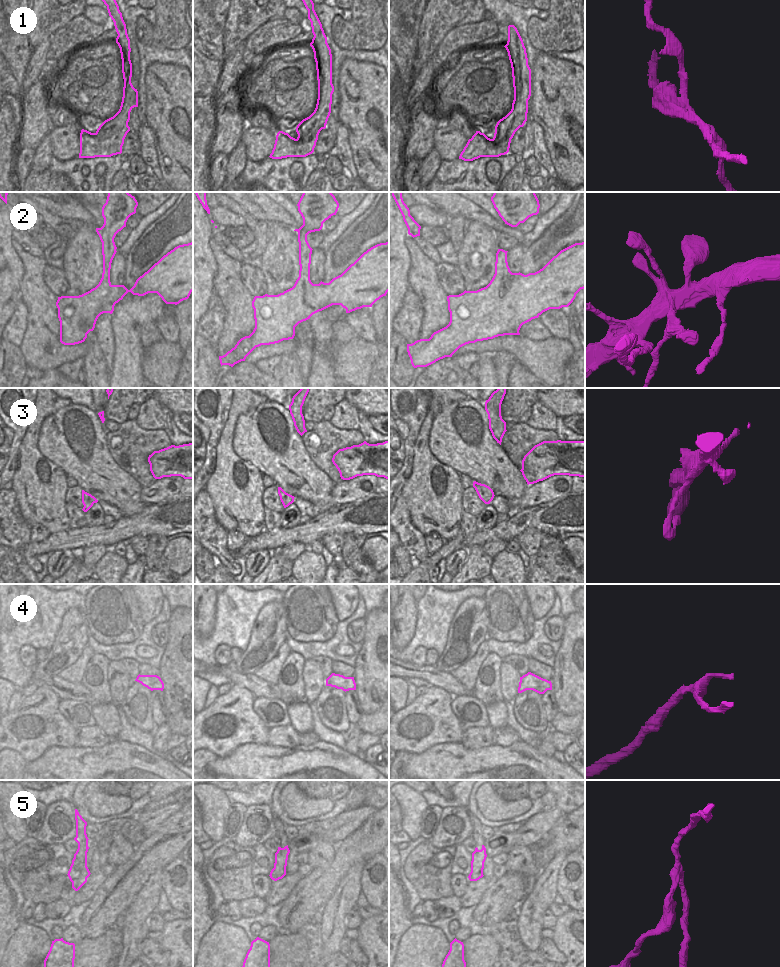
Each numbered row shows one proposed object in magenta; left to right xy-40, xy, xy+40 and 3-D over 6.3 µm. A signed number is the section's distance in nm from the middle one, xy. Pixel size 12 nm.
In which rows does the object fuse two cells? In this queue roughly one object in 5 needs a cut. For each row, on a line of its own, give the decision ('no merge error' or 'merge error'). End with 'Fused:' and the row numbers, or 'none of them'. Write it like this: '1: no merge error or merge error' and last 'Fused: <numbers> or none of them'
1: merge error
2: no merge error
3: no merge error
4: no merge error
5: merge error
Fused: 1, 5

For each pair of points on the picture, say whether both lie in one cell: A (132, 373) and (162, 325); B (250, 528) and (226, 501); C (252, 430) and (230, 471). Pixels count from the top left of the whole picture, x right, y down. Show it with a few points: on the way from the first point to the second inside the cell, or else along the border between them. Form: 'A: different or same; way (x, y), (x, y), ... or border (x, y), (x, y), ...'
A: different; border (172, 314), (161, 316), (154, 322)
B: same; way (245, 521), (233, 508)
C: different; border (233, 433), (233, 451), (257, 469)

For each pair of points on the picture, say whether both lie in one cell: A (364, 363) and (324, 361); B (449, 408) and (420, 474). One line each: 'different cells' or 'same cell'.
A: different cells
B: different cells

